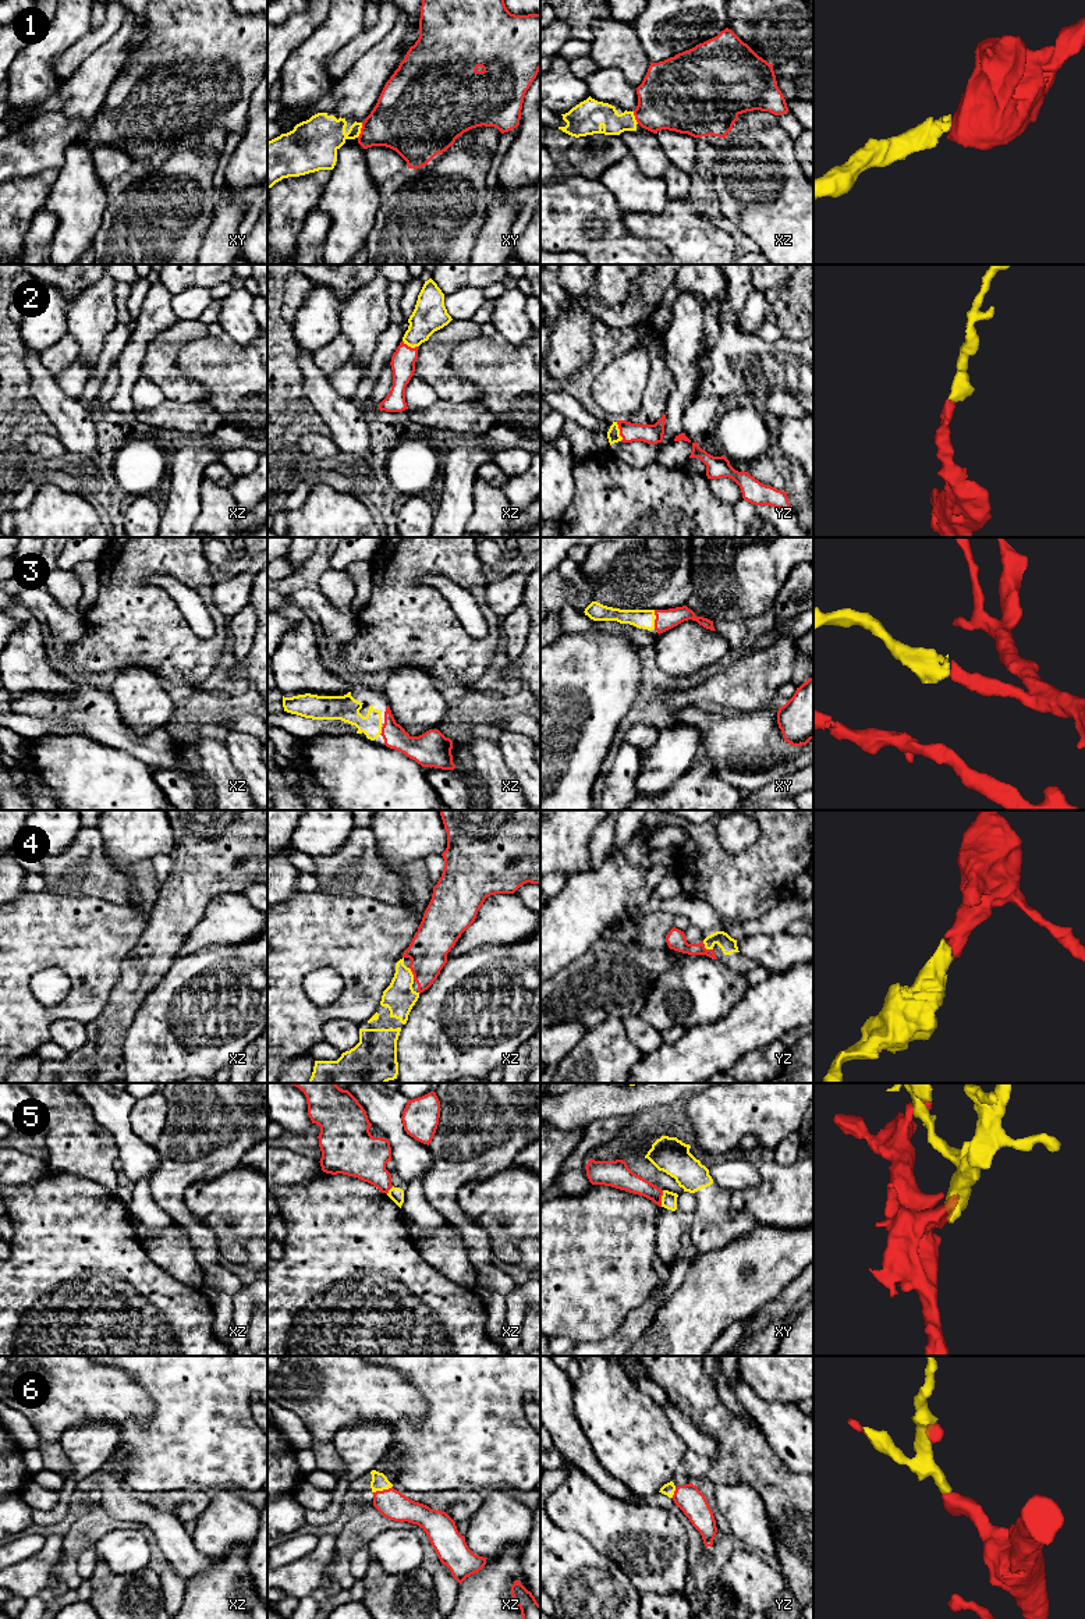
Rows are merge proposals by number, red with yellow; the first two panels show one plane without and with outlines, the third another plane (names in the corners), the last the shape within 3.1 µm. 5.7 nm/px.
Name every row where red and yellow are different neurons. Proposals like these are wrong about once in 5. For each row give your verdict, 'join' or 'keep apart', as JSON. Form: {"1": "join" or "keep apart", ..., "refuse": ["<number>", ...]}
{"1": "join", "2": "join", "3": "join", "4": "join", "5": "keep apart", "6": "join", "refuse": ["5"]}

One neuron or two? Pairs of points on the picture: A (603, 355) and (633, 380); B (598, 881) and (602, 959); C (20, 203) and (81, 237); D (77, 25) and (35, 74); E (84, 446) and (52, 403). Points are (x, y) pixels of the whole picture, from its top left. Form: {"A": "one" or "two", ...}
{"A": "two", "B": "two", "C": "two", "D": "one", "E": "one"}

